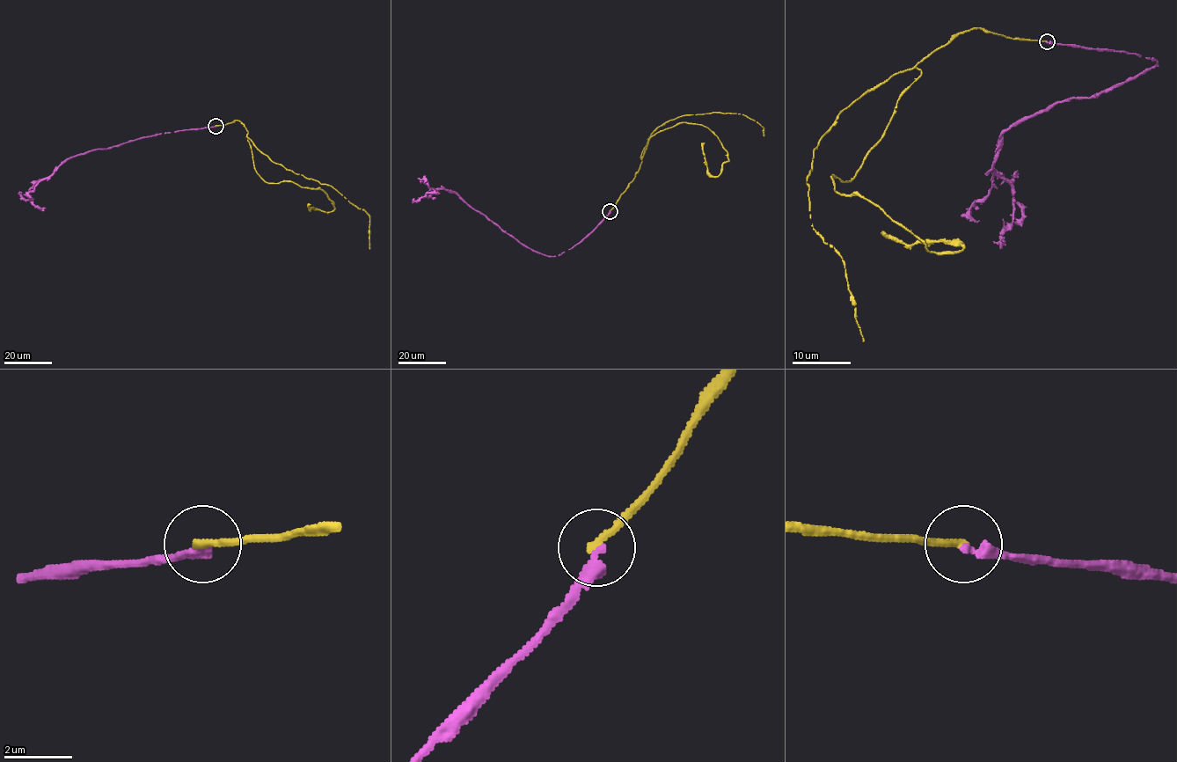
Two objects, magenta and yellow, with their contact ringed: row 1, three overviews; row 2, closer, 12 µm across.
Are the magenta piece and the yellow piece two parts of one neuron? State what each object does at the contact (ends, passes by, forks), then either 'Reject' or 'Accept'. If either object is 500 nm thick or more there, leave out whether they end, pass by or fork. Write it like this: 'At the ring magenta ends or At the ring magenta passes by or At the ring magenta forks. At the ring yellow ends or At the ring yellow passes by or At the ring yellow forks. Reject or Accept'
At the ring magenta ends. At the ring yellow ends. Reject

